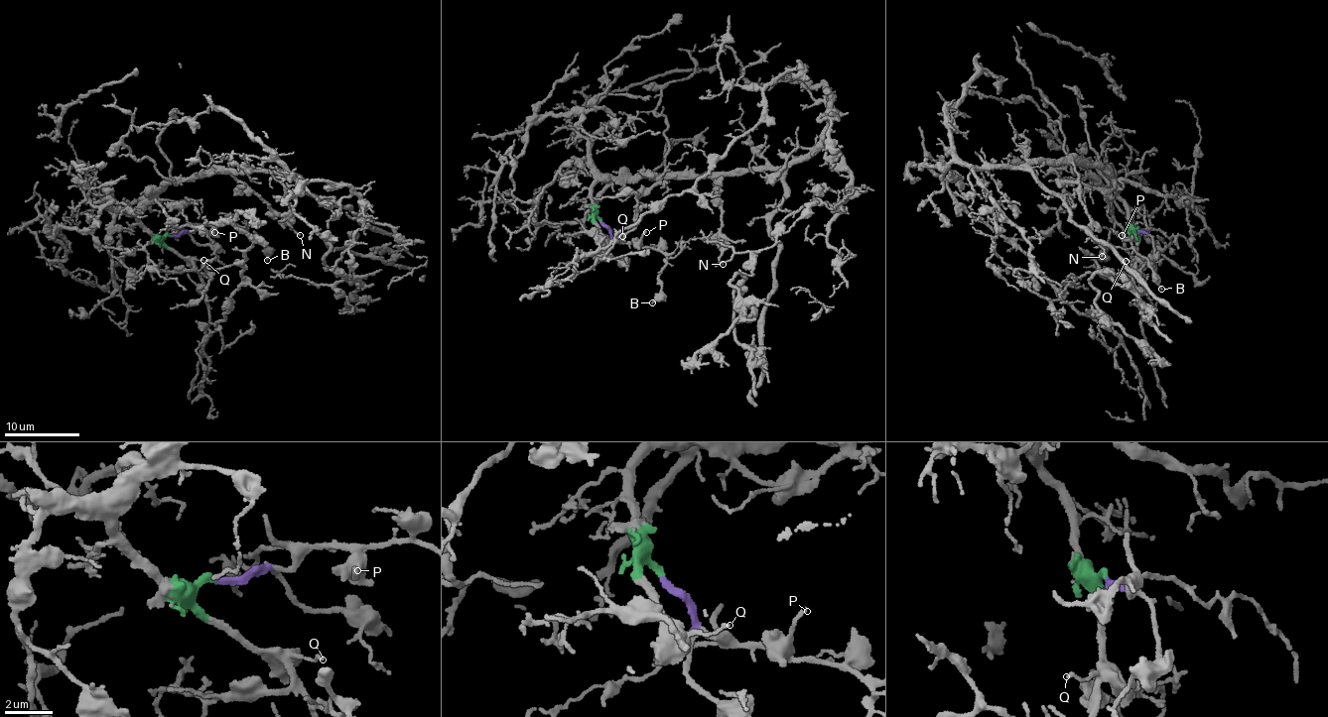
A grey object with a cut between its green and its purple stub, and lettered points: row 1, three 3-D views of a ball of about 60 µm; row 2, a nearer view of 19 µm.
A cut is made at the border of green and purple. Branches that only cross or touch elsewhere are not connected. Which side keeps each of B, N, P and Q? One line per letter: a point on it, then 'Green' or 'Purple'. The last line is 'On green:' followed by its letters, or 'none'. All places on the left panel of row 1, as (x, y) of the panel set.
B: Place: (267, 260). Purple
N: Place: (300, 235). Green
P: Place: (214, 232). Purple
Q: Place: (203, 260). Green
On green: N, Q

